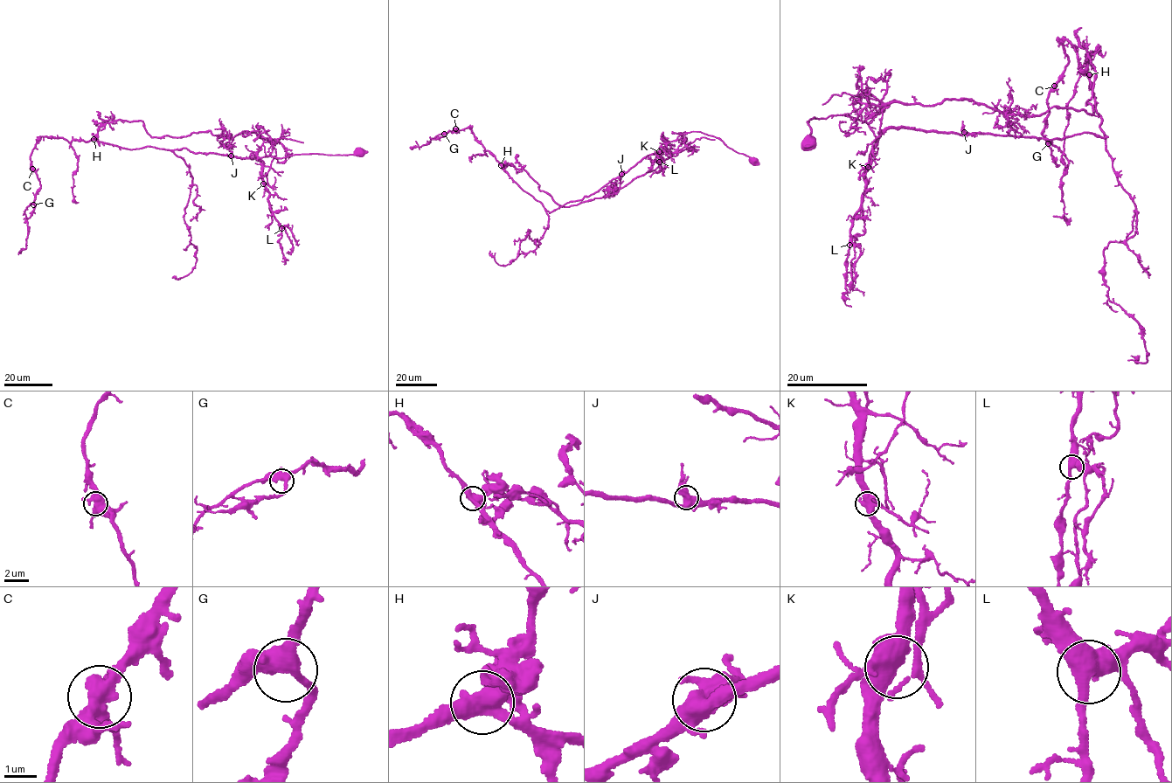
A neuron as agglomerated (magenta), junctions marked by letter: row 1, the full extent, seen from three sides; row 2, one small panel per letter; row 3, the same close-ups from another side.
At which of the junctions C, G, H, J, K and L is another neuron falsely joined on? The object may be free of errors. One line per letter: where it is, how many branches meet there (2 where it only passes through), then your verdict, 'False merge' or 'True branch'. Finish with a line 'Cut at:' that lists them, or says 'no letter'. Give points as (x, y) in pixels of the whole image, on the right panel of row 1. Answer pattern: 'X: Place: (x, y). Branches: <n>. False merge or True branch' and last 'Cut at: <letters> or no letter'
C: Place: (1054, 86). Branches: 3. True branch
G: Place: (1048, 143). Branches: 3. True branch
H: Place: (1089, 74). Branches: 3. False merge
J: Place: (964, 132). Branches: 3. True branch
K: Place: (868, 167). Branches: 3. True branch
L: Place: (849, 245). Branches: 3. True branch
Cut at: H

